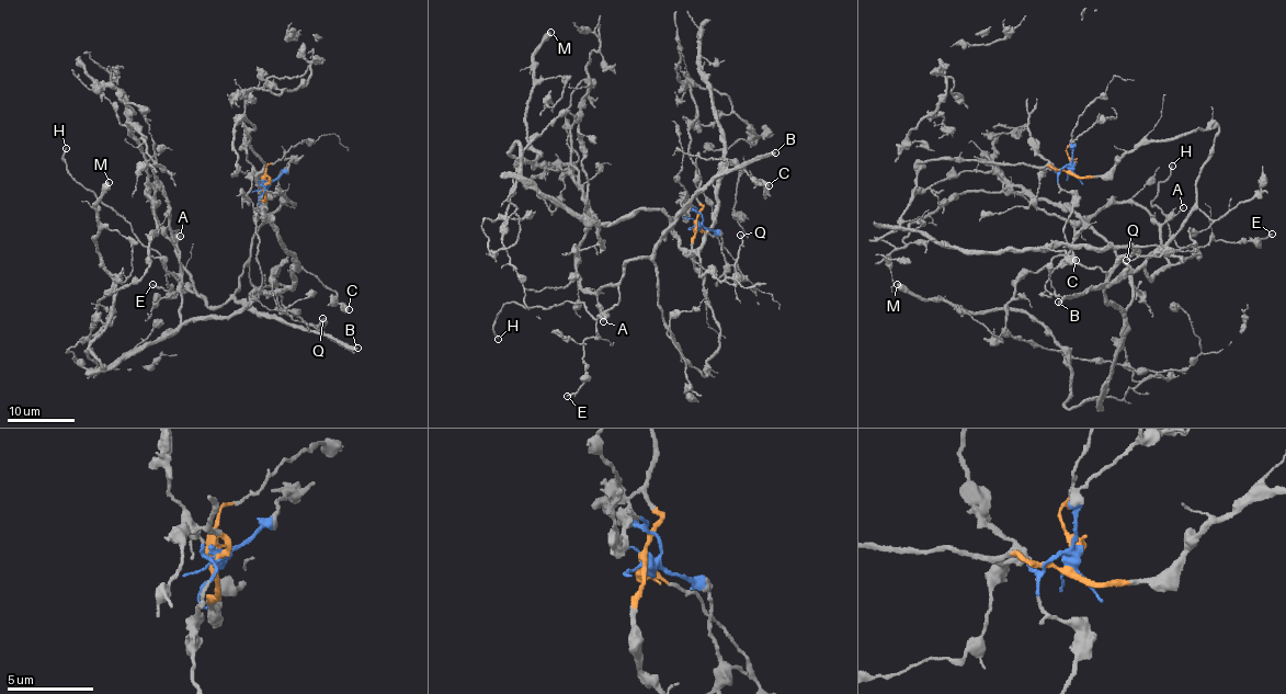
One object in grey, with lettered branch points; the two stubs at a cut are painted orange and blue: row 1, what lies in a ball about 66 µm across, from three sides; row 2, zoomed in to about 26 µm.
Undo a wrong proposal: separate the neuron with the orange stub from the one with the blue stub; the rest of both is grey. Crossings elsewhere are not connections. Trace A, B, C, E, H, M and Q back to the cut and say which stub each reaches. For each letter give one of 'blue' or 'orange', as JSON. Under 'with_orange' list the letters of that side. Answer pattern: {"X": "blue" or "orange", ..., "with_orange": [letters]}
{"A": "orange", "B": "orange", "C": "blue", "E": "orange", "H": "orange", "M": "blue", "Q": "blue", "with_orange": ["A", "B", "E", "H"]}

